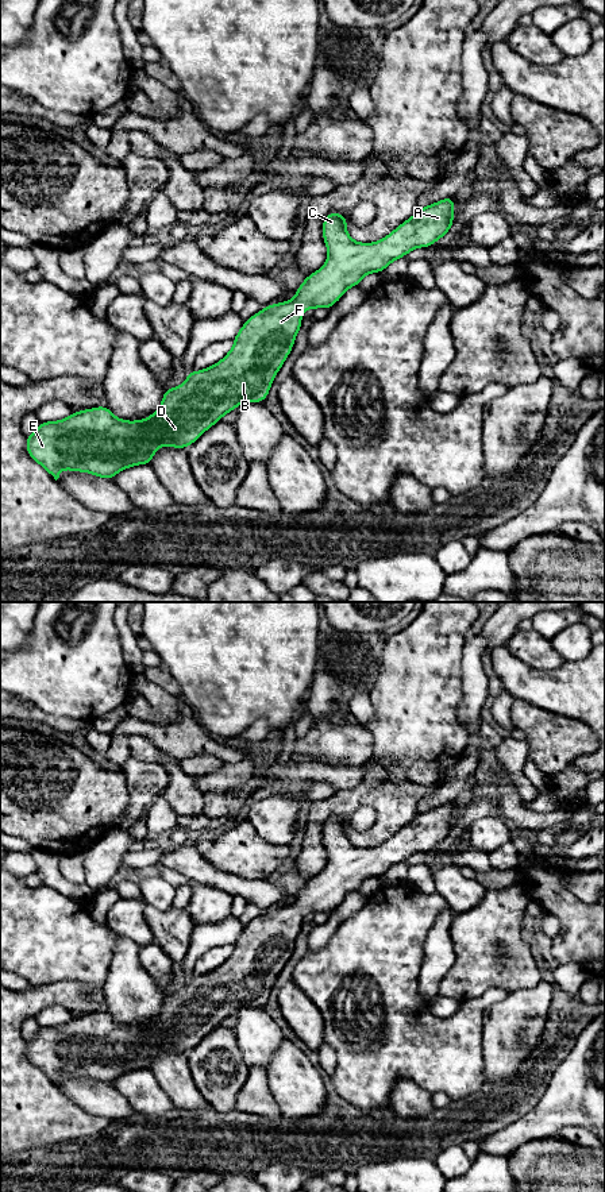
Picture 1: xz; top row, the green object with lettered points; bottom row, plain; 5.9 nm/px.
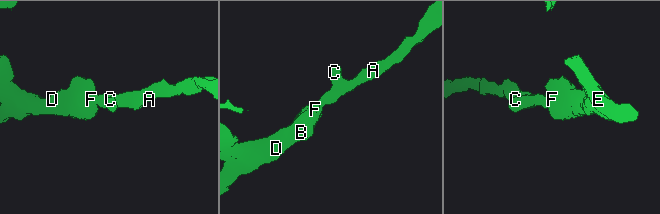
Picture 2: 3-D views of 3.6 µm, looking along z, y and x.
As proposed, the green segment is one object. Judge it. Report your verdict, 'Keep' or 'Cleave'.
Keep

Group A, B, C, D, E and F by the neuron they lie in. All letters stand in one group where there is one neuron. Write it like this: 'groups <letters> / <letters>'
groups A B C D E F

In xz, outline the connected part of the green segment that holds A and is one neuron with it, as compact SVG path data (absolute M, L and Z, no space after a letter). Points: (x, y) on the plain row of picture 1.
M454 801L420 813L411 823L375 848L358 848L347 836L343 819L332 817L323 825L323 844L328 855L325 869L312 877L296 895L296 902L281 909L267 909L244 926L234 944L231 956L216 969L190 976L185 987L165 994L161 1011L144 1025L119 1025L108 1012L99 1011L73 1017L59 1026L41 1027L36 1035L26 1041L27 1058L57 1085L62 1073L90 1077L112 1084L117 1077L136 1069L150 1069L161 1050L186 1053L221 1022L242 1007L263 1007L271 987L292 956L294 942L301 933L304 915L330 914L344 896L358 891L369 877L381 877L394 864L405 861L417 852L431 852L451 833Z

